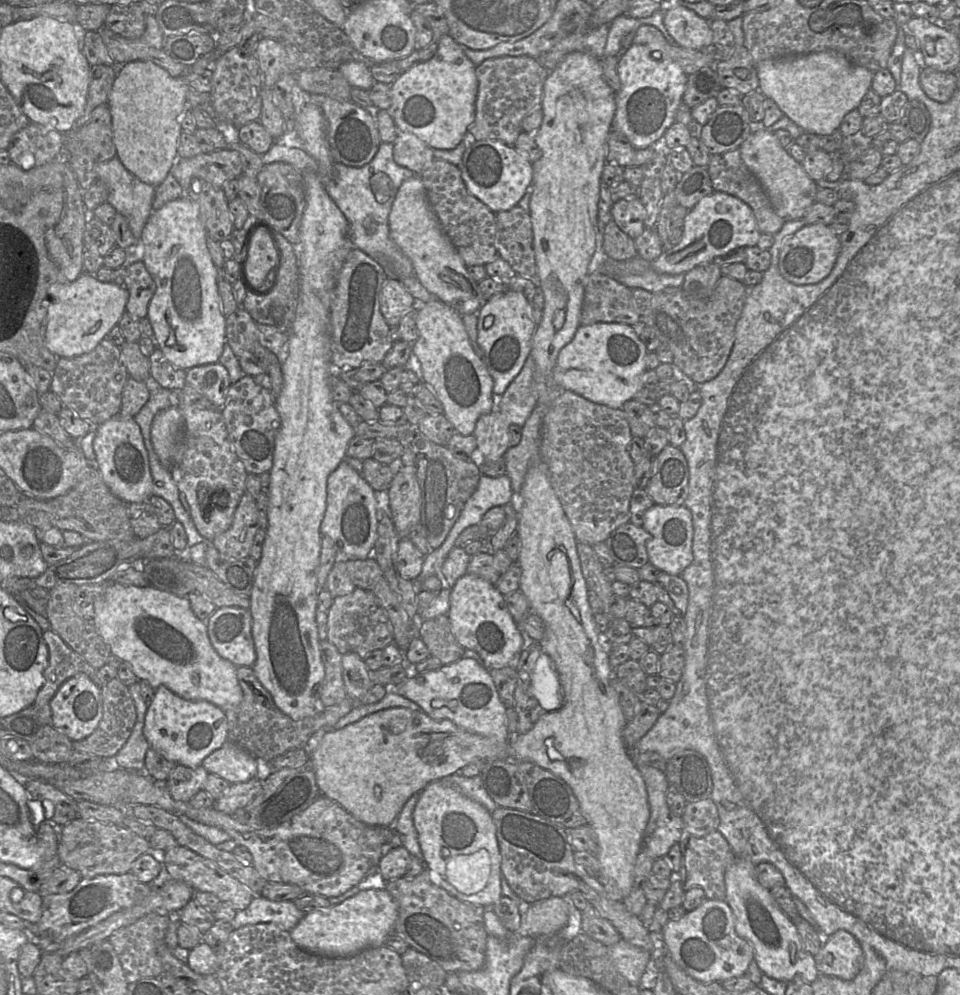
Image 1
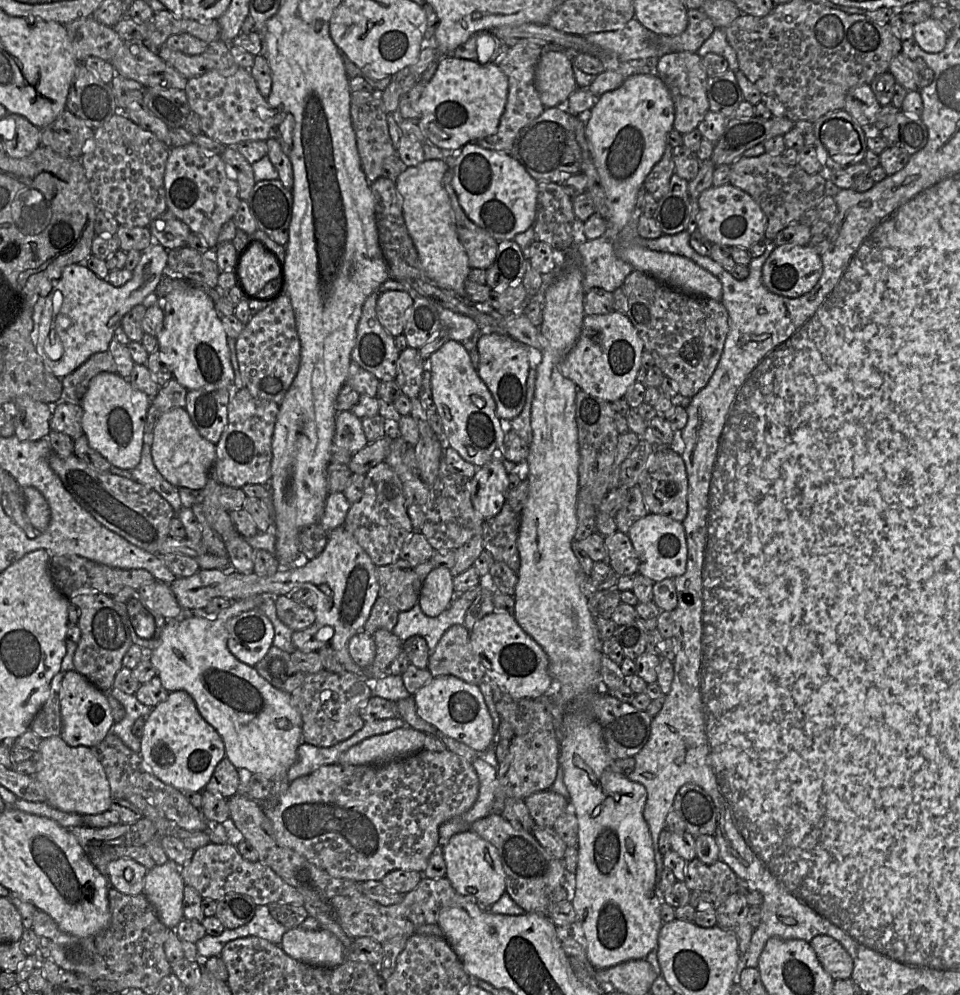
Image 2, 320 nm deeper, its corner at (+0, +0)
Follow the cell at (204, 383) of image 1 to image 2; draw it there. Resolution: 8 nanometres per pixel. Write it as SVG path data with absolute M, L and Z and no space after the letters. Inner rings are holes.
M231 389L189 390L185 409L200 435L217 445L228 424Z

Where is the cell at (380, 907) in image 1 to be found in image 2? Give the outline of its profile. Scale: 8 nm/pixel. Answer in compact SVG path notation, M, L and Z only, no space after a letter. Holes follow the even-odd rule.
M288 929L280 944L292 959L314 967L337 967L345 961L344 946L329 930Z

